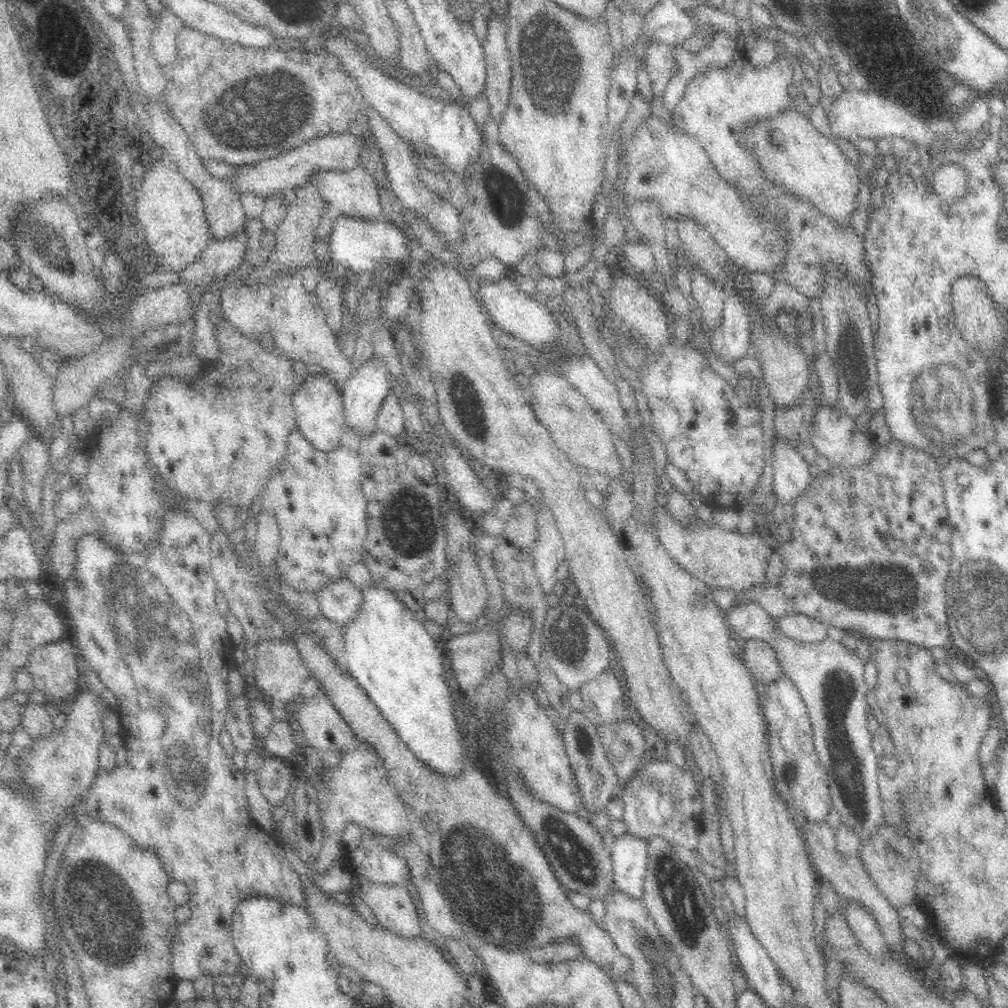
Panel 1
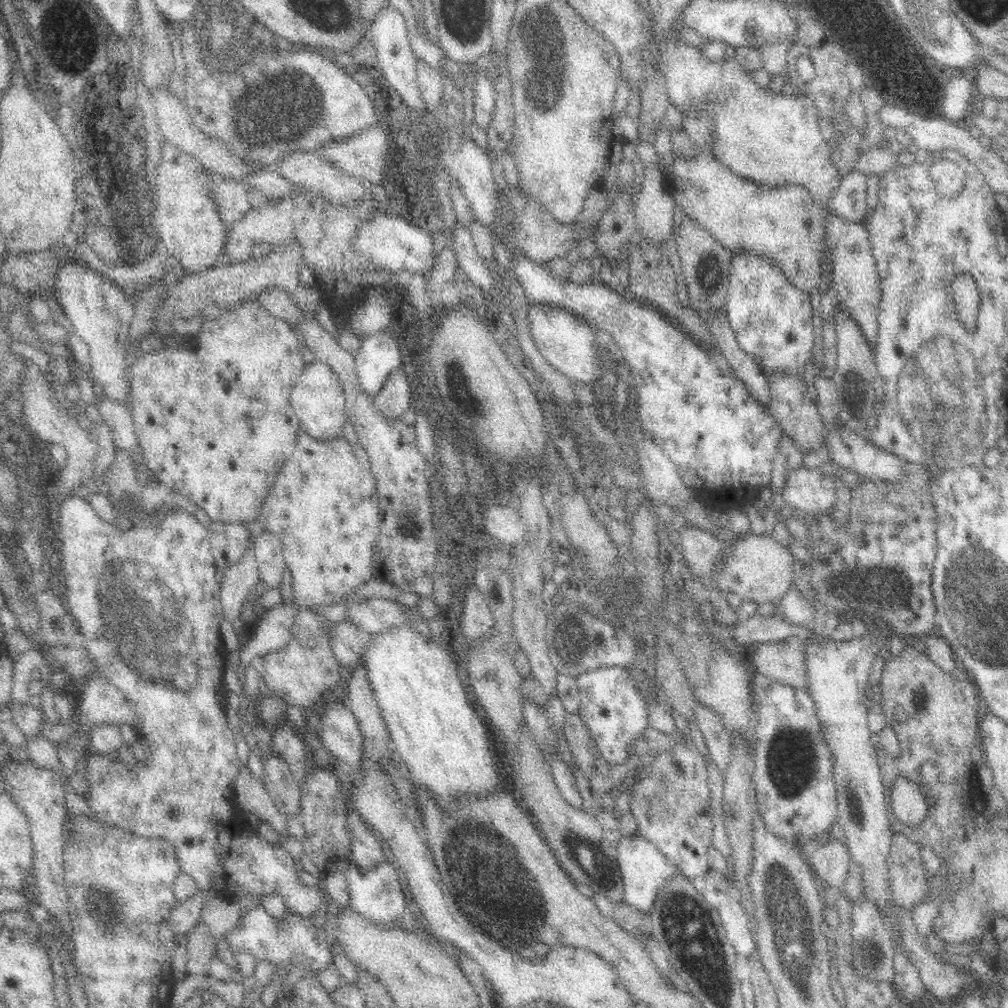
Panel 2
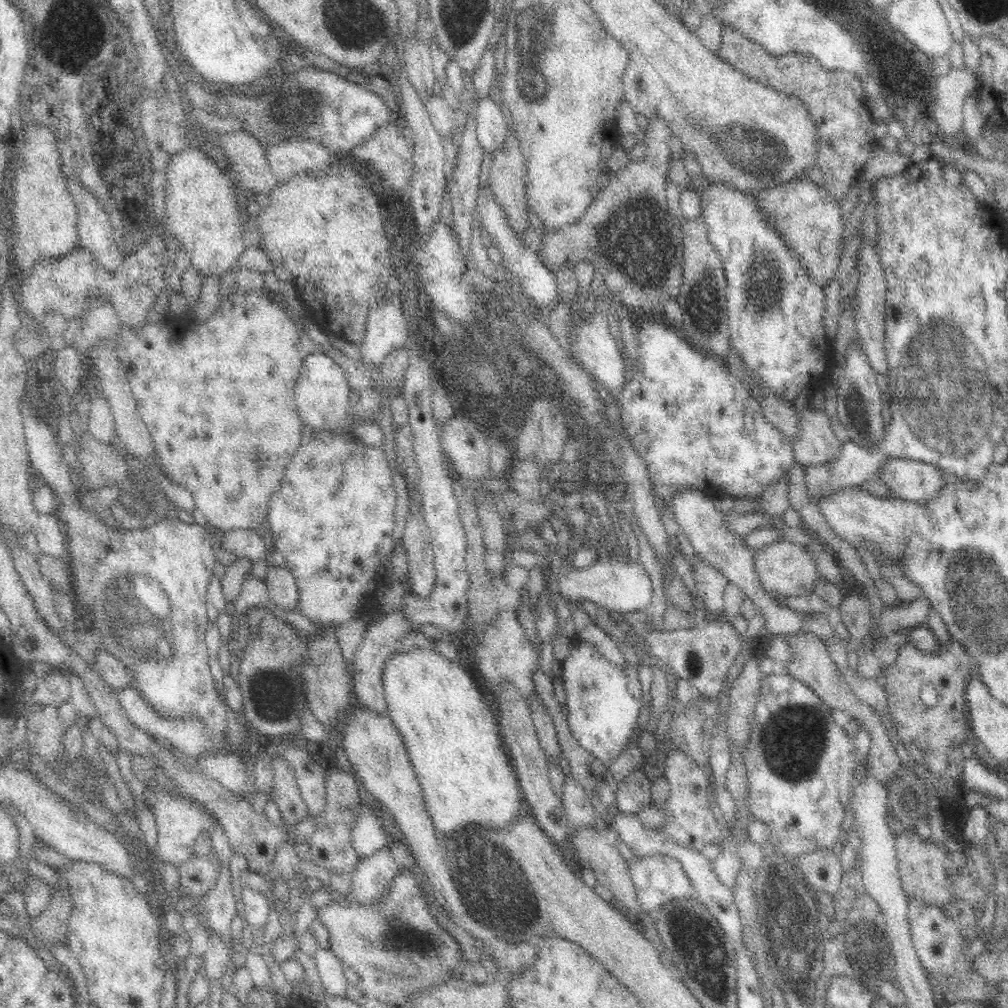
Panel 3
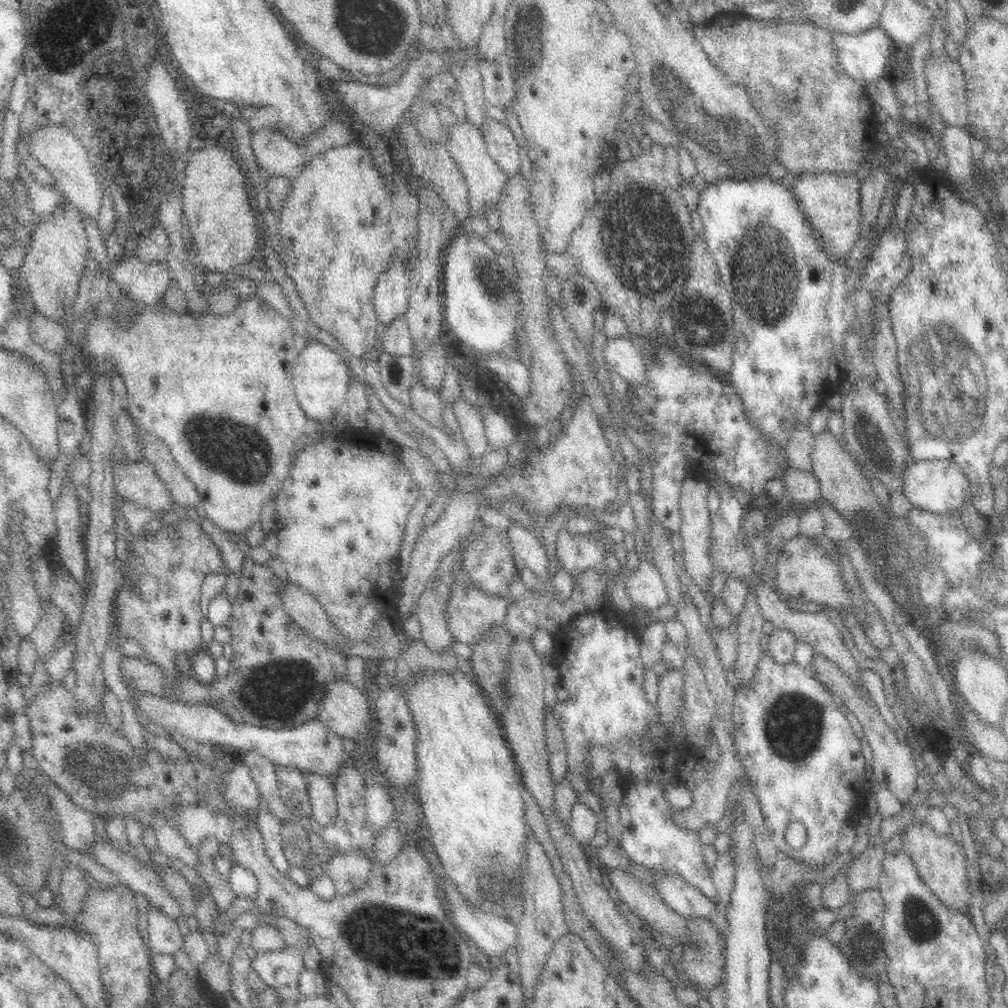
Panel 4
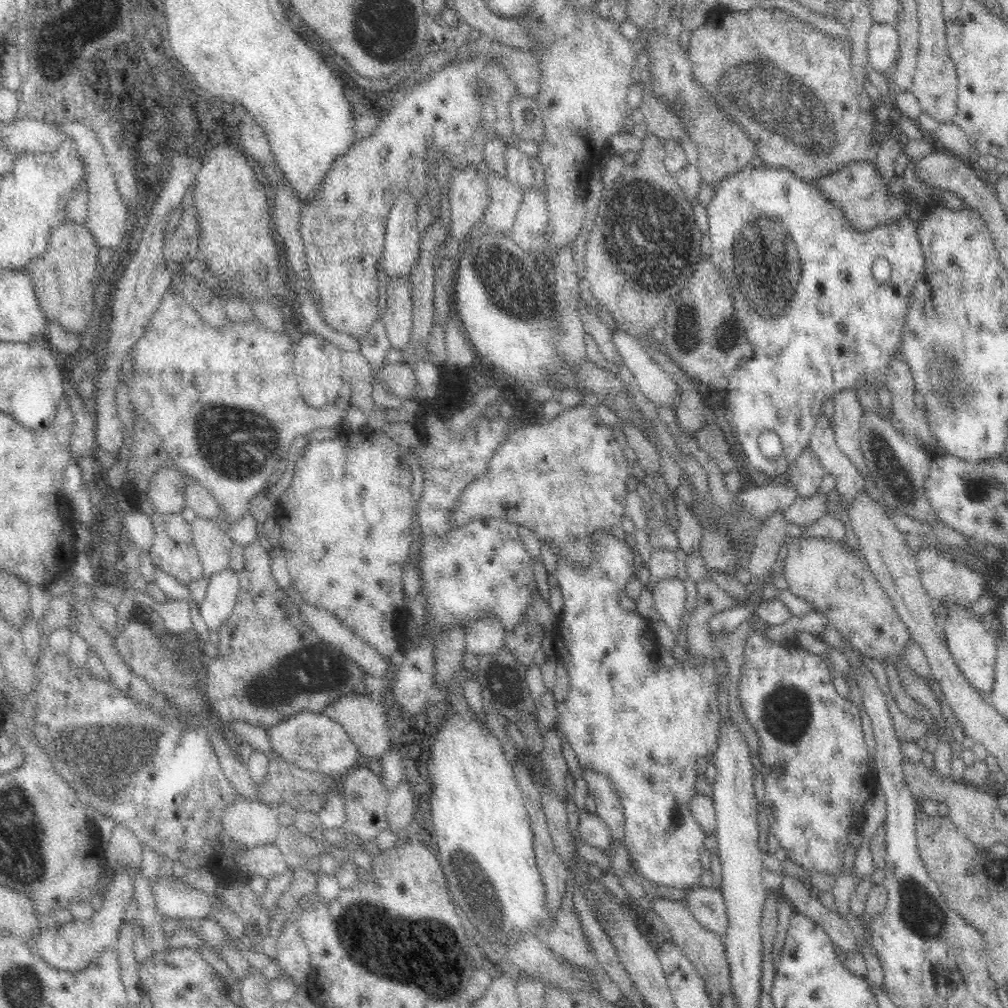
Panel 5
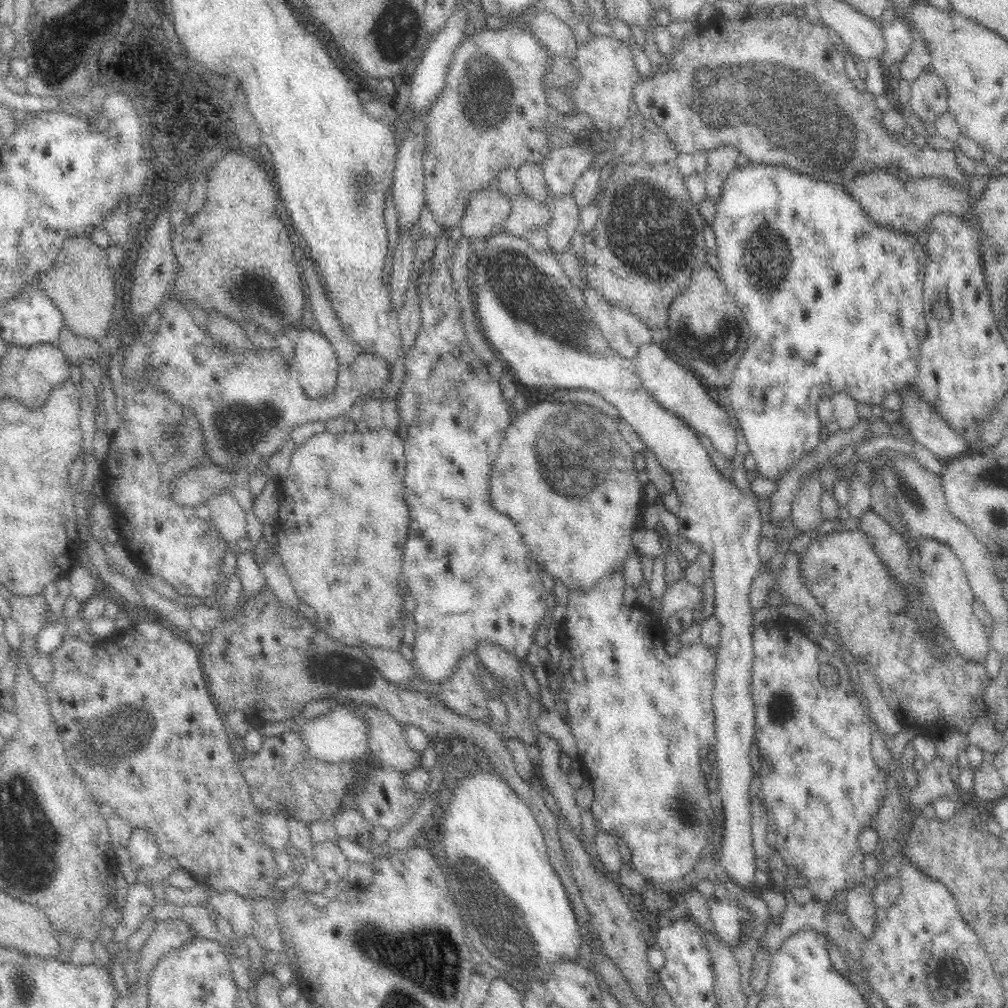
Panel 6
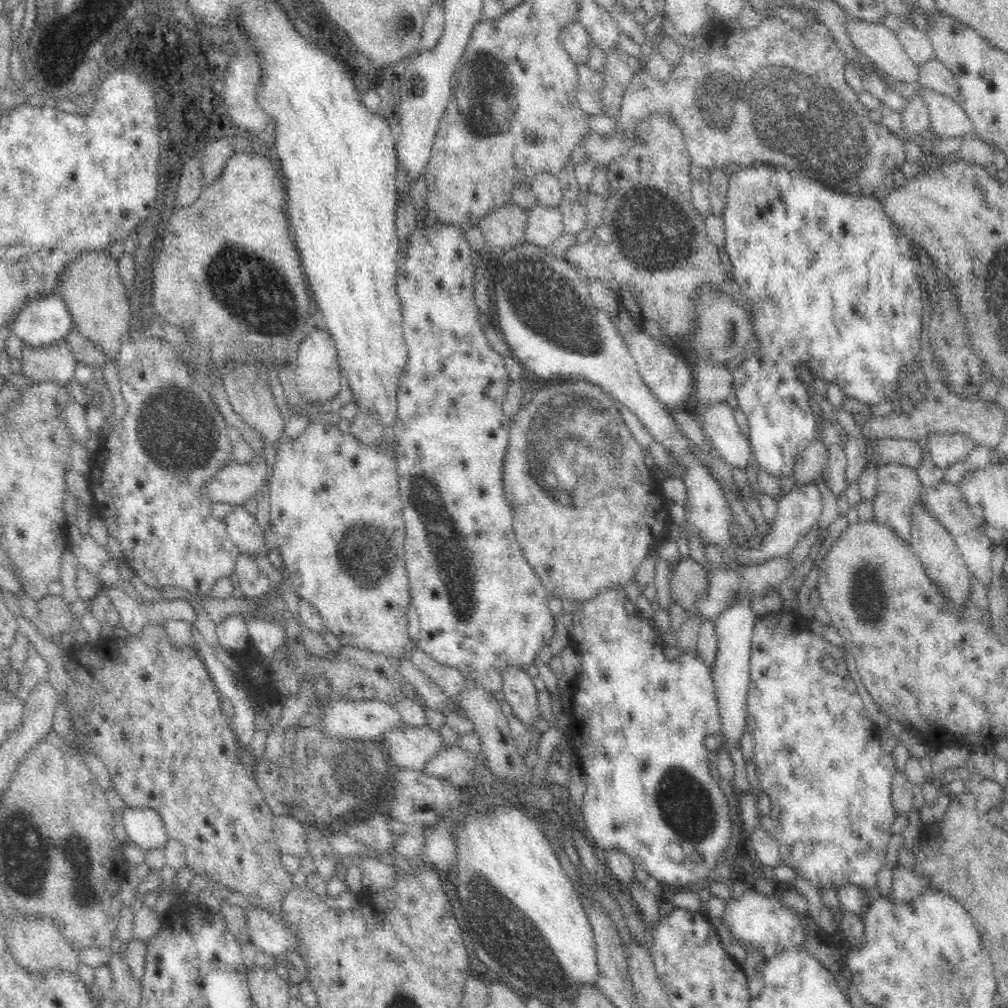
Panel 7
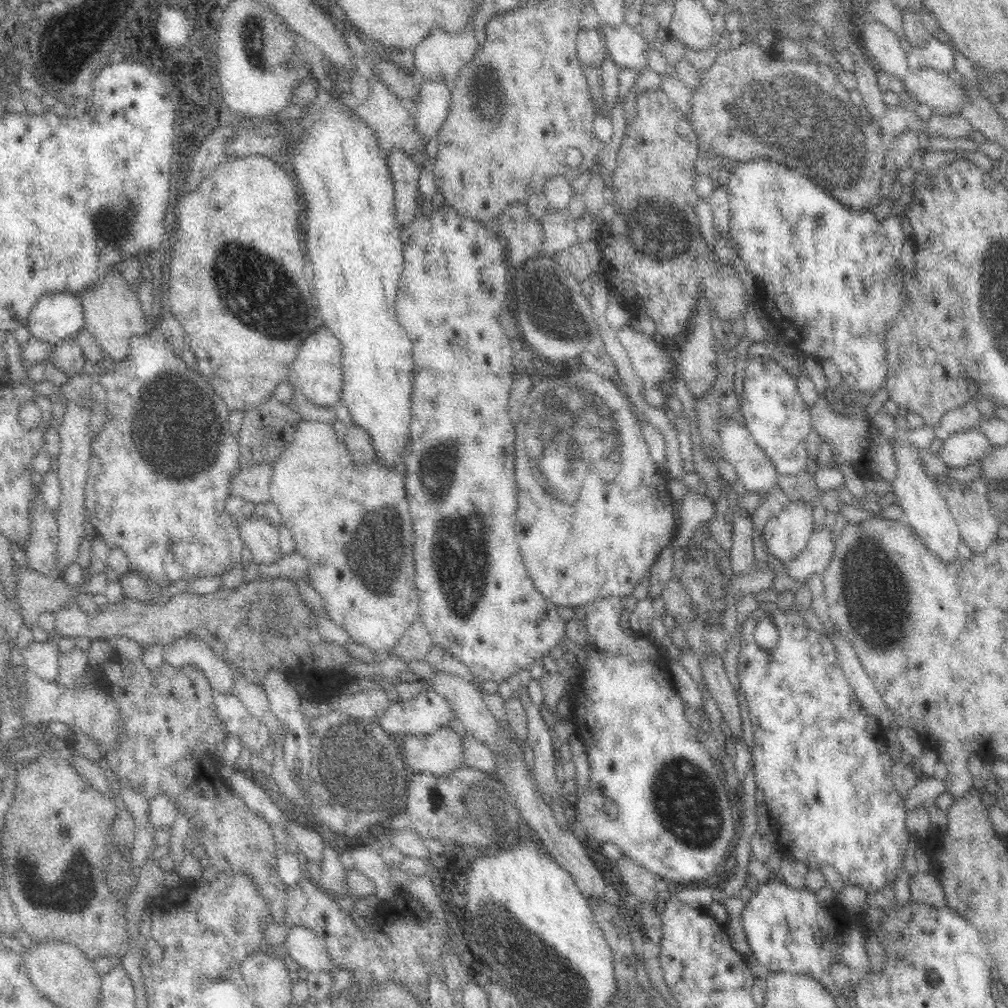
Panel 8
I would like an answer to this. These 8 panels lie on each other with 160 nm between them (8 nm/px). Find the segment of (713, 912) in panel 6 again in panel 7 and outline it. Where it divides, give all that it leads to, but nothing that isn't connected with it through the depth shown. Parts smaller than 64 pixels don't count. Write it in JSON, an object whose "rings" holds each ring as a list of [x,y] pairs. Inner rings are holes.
{"rings":[[[750,885],[742,895],[733,897],[727,902],[726,911],[721,919],[734,940],[761,948],[767,956],[766,960],[786,948],[804,946],[801,914],[780,904],[778,895],[777,892],[776,896],[763,896]]]}

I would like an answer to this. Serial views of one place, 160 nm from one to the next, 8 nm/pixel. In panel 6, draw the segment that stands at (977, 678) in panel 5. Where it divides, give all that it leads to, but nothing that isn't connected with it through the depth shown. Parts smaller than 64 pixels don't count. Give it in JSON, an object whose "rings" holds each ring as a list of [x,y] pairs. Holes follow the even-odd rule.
{"rings":[[[922,539],[919,551],[914,557],[915,562],[922,569],[923,589],[928,602],[932,605],[932,613],[939,622],[938,626],[942,628],[944,638],[949,640],[951,648],[954,648],[965,662],[984,665],[991,650],[989,630],[974,616],[971,605],[973,592],[960,559],[950,547],[936,539]]]}

